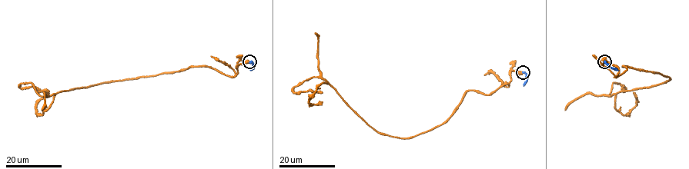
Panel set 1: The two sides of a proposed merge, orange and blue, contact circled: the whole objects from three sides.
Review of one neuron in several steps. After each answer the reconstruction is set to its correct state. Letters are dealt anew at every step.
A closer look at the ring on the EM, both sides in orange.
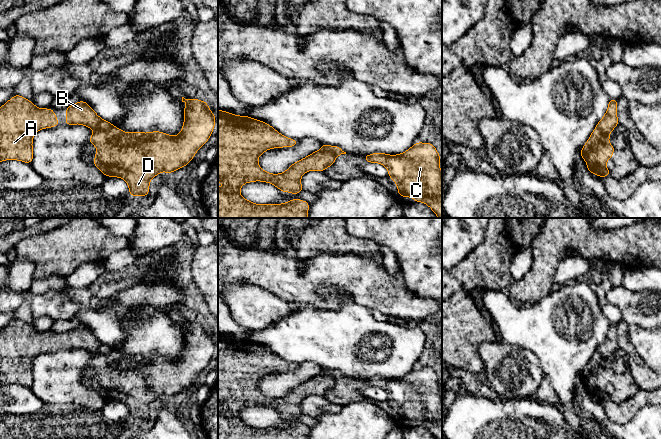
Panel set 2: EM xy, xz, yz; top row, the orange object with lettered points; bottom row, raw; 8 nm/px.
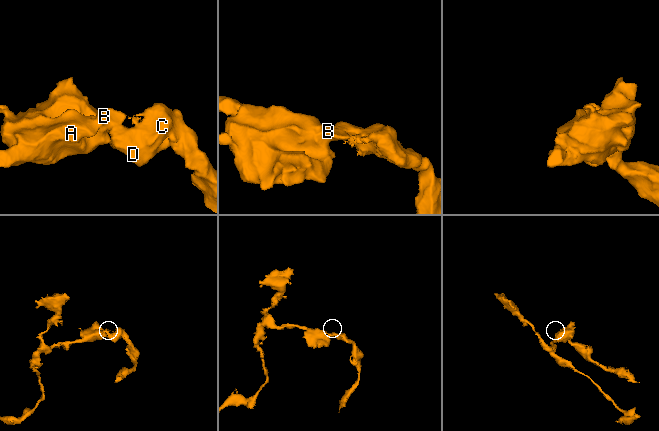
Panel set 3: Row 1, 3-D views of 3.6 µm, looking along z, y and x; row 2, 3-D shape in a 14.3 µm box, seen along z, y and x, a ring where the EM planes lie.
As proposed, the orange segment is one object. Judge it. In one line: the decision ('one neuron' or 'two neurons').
two neurons

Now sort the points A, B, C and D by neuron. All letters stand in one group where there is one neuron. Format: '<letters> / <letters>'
A B / C D

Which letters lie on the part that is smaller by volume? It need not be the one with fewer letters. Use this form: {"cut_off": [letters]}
{"cut_off": ["C", "D"]}

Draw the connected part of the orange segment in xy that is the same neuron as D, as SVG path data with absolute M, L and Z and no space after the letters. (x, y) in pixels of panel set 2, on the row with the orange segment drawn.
M185 99L184 125L178 136L170 136L163 132L133 132L126 133L115 126L107 130L95 131L89 143L97 148L93 164L105 176L124 179L132 196L149 194L150 180L160 172L172 173L190 163L195 153L208 141L215 126L216 118L206 101Z

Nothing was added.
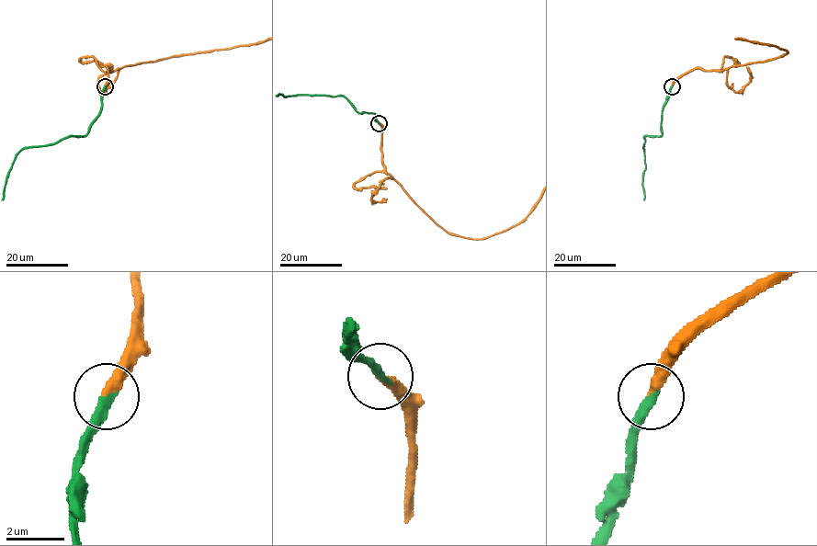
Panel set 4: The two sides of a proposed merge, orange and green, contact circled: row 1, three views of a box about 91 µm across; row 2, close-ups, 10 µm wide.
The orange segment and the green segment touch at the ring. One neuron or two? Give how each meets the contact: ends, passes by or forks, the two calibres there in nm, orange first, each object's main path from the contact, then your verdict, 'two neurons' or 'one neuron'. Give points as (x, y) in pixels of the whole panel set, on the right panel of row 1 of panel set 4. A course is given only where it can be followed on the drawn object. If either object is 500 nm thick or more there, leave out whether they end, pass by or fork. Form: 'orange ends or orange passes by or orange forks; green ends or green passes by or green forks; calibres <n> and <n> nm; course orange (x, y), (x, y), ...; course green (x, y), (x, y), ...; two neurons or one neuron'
orange ends; green ends; calibres 360 and 320 nm; course green (671, 86), (663, 108), (662, 135), (644, 136), (643, 199); one neuron

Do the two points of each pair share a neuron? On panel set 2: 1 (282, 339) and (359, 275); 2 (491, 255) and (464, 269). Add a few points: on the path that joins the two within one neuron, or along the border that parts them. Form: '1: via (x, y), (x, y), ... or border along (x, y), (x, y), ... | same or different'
1: border along (341, 300), (336, 309), (296, 304) | different
2: via (484, 262), (477, 269), (471, 269) | same

